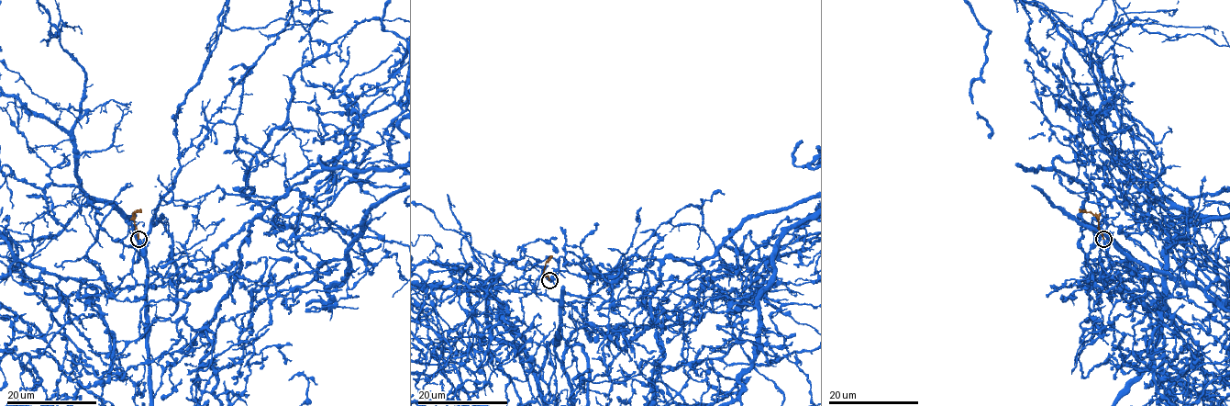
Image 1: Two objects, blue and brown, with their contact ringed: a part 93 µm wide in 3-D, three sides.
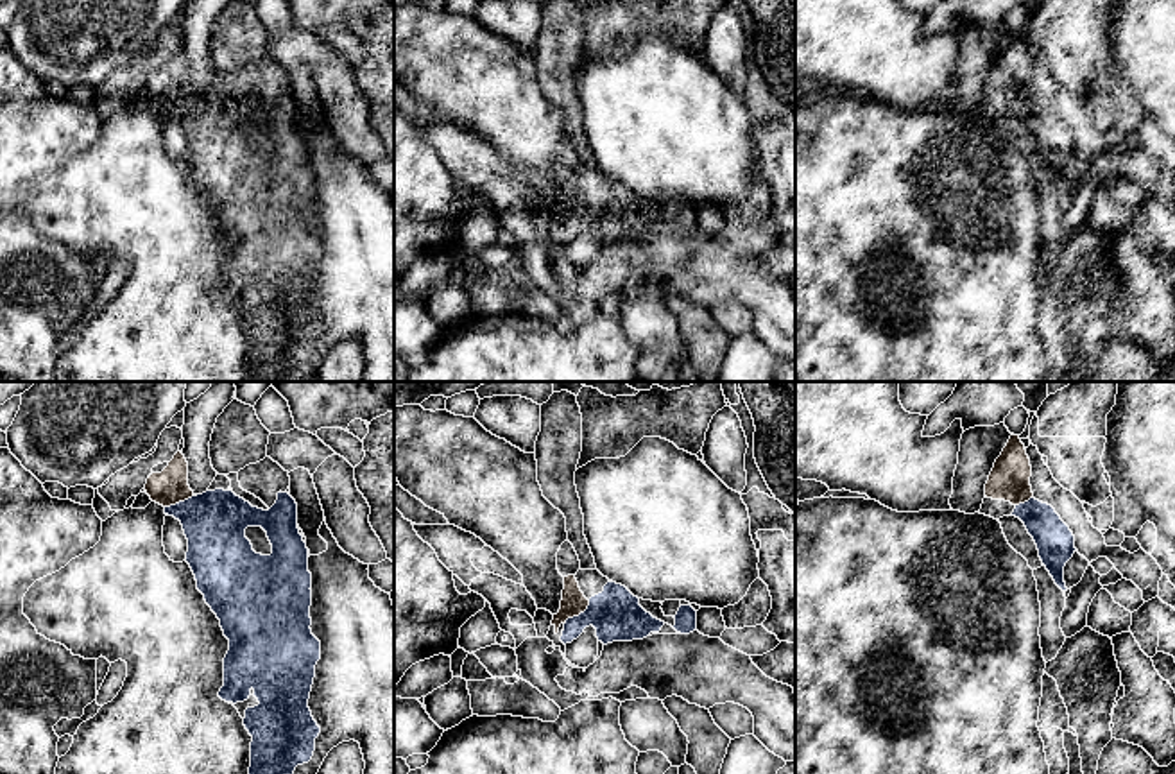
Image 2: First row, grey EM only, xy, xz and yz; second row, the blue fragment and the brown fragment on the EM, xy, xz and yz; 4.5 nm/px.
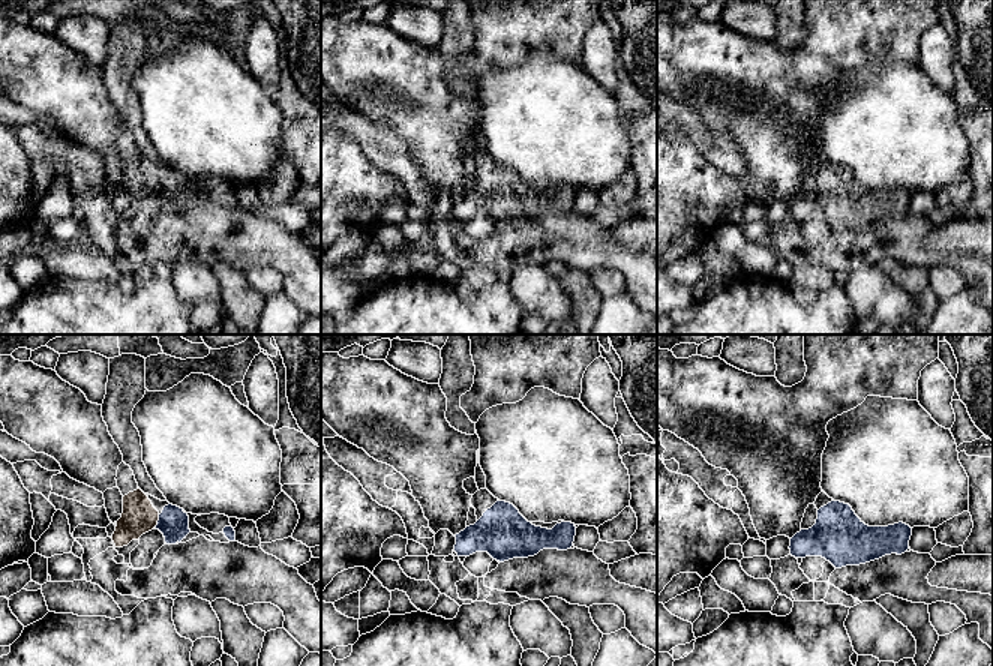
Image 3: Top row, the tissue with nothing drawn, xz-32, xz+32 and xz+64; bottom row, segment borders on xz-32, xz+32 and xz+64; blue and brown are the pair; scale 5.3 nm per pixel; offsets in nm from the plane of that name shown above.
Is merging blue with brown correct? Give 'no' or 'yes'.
yes

